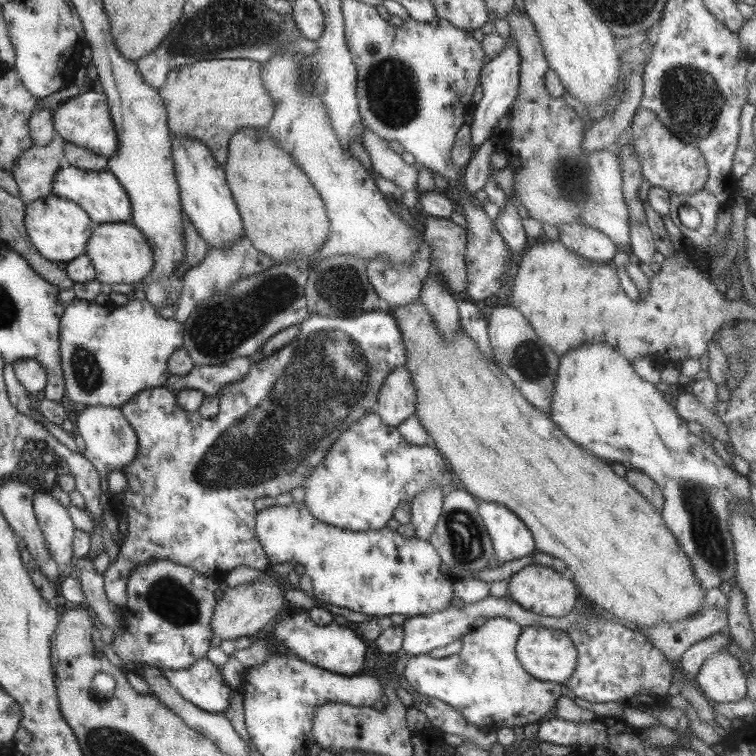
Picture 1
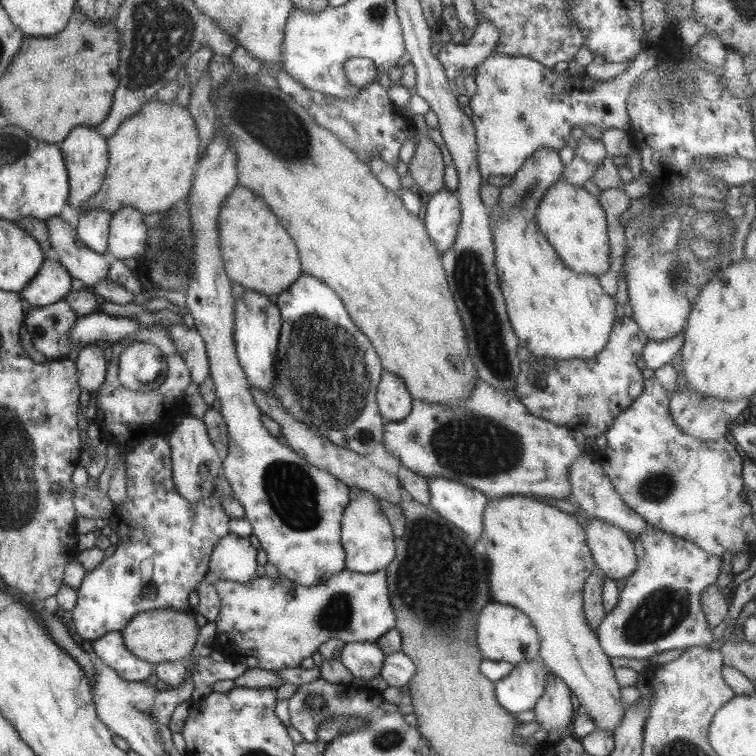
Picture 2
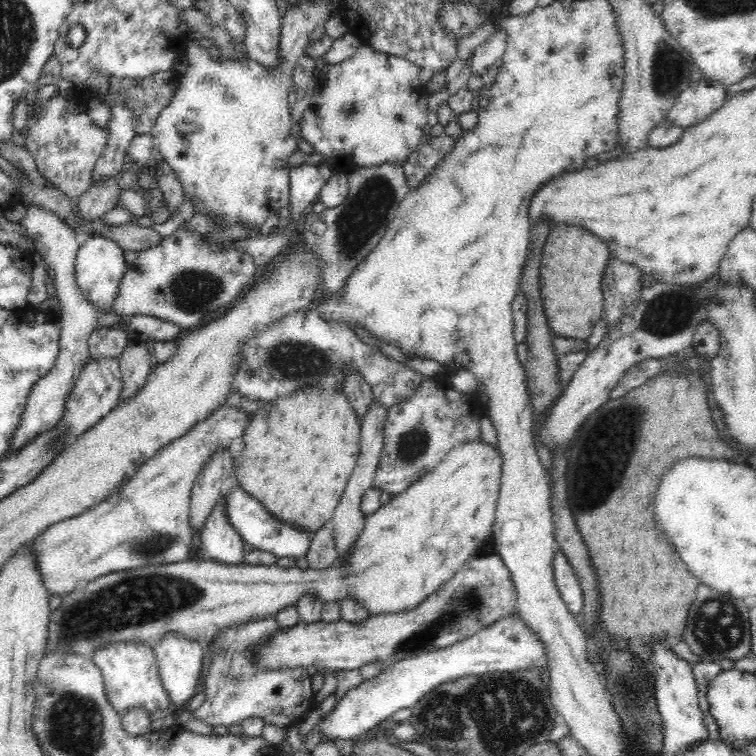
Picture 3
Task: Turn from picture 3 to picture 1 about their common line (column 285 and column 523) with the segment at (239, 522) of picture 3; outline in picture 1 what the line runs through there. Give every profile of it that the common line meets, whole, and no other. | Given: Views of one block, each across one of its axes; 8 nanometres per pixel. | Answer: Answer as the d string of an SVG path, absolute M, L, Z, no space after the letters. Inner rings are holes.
M477 501L477 513L499 562L532 555L536 549L529 529L508 508L489 501Z

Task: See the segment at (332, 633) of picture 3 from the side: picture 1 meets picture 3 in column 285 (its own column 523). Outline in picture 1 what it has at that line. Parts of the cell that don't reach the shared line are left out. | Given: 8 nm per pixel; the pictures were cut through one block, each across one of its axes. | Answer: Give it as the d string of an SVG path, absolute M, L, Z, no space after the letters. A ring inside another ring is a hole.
M525 627L521 629L515 642L515 656L523 670L534 680L564 684L573 673L577 653L568 634L554 628Z

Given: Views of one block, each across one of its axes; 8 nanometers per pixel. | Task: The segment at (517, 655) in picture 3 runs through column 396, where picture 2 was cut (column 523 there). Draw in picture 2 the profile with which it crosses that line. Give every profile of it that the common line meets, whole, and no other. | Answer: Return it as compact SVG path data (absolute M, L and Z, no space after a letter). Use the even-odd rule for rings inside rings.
M539 659L517 663L505 678L494 683L497 702L511 715L524 710L531 710L537 699L543 695L545 672L546 667Z

